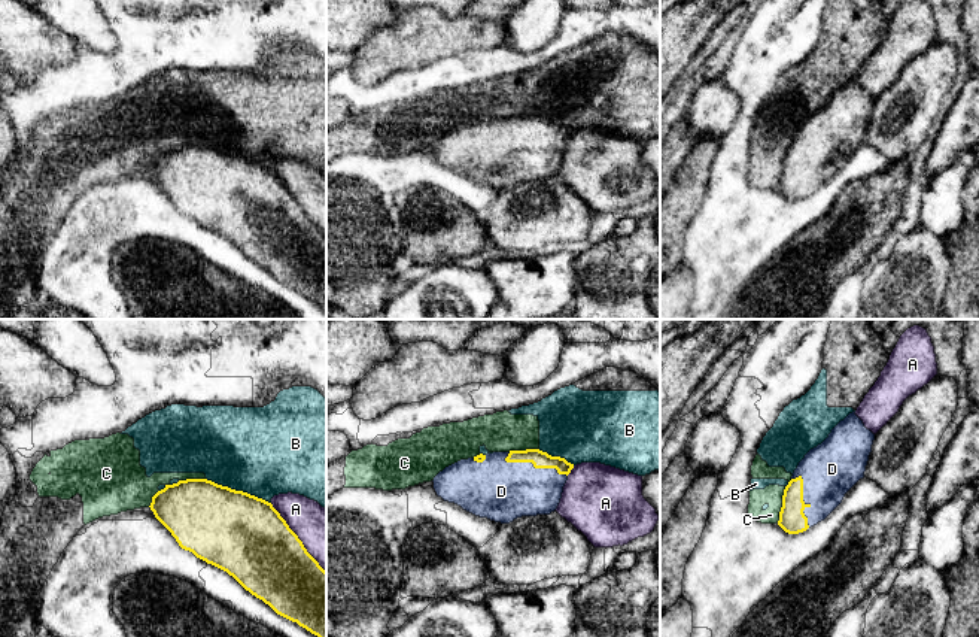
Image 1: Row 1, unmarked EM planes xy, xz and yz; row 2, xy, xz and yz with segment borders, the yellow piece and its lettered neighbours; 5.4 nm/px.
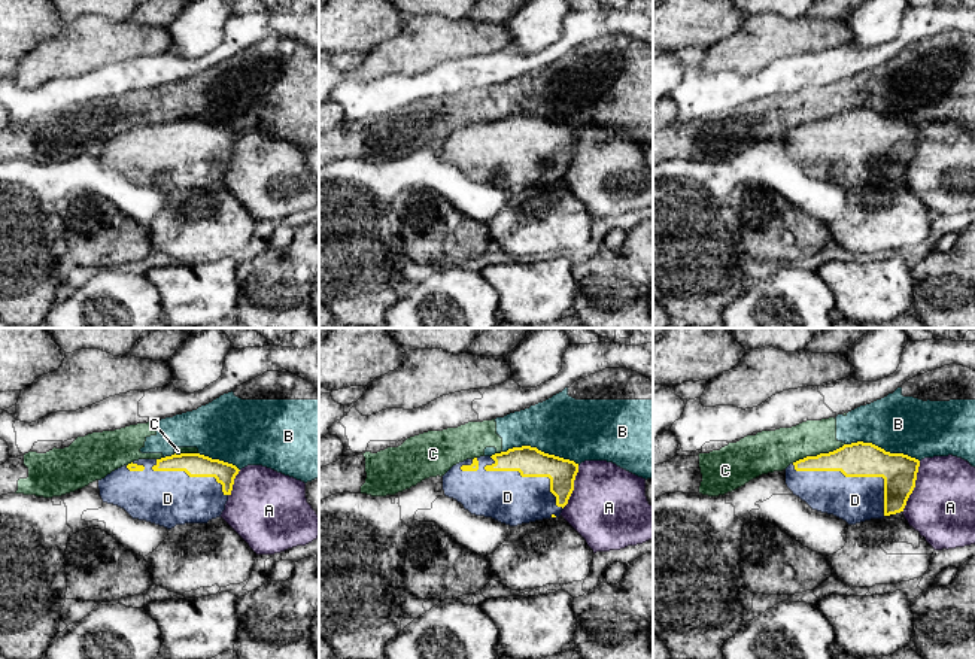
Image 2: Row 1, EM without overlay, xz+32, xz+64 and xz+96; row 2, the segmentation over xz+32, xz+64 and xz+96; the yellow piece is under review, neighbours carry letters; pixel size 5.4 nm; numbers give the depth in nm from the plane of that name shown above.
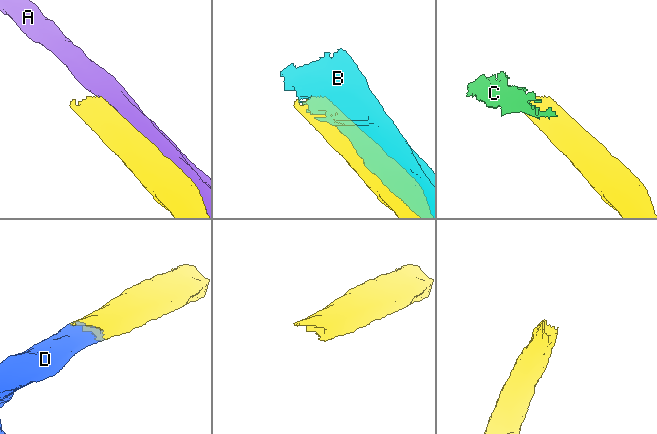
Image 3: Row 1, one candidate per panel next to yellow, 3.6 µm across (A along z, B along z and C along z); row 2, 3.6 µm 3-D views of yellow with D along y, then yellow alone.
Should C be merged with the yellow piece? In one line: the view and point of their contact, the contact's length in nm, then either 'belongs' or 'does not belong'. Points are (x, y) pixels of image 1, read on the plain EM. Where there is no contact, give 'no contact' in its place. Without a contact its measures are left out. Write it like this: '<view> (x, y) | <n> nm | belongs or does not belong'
yz (783, 170) | 200 nm | does not belong

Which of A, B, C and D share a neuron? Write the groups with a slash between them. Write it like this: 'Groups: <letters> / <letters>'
Groups: A / B C / D

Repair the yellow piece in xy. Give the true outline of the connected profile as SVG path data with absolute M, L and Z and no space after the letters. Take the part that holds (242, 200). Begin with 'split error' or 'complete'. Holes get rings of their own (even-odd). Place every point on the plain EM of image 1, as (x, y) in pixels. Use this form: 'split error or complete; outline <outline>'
complete; outline M186 145L165 151L149 173L182 215L226 237L277 280L326 307L326 237L271 169L207 145Z

